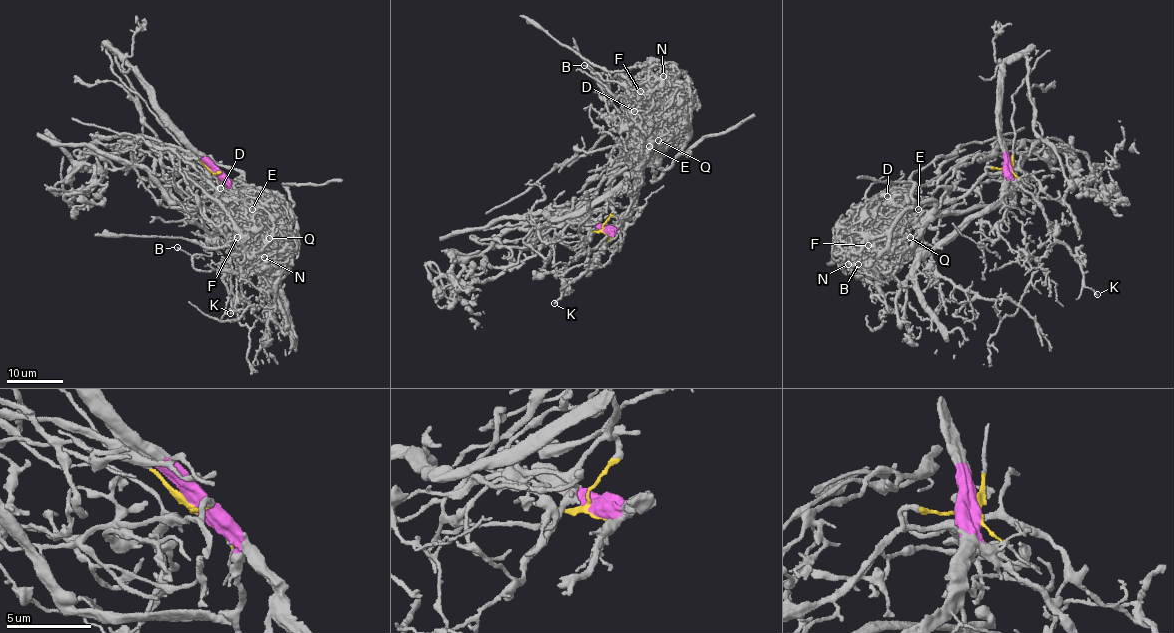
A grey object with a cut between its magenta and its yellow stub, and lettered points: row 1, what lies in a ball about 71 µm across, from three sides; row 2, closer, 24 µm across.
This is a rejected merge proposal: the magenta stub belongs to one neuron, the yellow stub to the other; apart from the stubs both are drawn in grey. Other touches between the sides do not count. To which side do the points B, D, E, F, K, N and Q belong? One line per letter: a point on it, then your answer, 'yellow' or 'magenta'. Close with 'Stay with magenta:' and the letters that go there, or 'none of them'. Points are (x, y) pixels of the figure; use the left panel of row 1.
B: (177, 247) | magenta
D: (220, 188) | yellow
E: (252, 209) | yellow
F: (237, 237) | yellow
K: (230, 313) | magenta
N: (264, 257) | yellow
Q: (269, 238) | yellow
Stay with magenta: B, K

